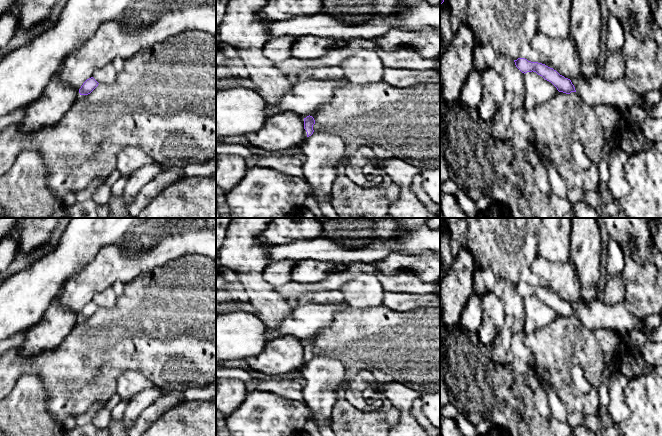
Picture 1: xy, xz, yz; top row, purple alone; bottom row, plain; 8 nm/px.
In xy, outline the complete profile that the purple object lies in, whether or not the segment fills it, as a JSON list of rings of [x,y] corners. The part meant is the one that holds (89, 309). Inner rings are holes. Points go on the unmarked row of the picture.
[[[93,301],[87,303],[83,307],[81,312],[79,313],[80,319],[88,319],[88,318],[90,318],[98,310],[98,308],[99,307]]]

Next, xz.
[[[307,340],[304,342],[304,353],[307,356],[307,361],[311,360],[314,356],[313,349],[315,348],[315,344],[312,340]]]

